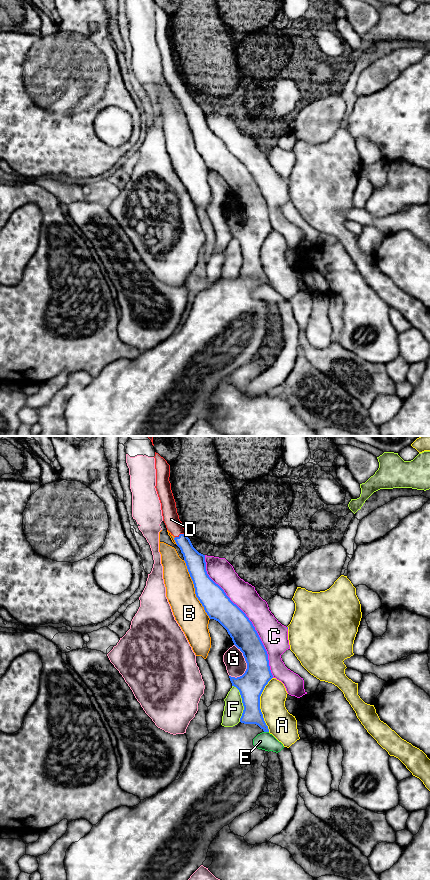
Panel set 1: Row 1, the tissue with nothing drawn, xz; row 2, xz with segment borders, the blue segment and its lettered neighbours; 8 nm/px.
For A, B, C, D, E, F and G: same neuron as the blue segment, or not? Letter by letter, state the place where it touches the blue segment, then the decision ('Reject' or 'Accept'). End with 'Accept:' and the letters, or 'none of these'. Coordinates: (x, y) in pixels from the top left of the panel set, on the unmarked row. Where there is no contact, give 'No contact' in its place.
A: Touches blue at xz (259, 256). Reject
B: Touches blue at xz (195, 141). Reject
C: Touches blue at xz (246, 168). Reject
D: Touches blue at xz (181, 86). Accept
E: Touches blue at xz (266, 283). Reject
F: Touches blue at xz (242, 254). Reject
G: Touches blue at xz (246, 214). Reject
Accept: D

